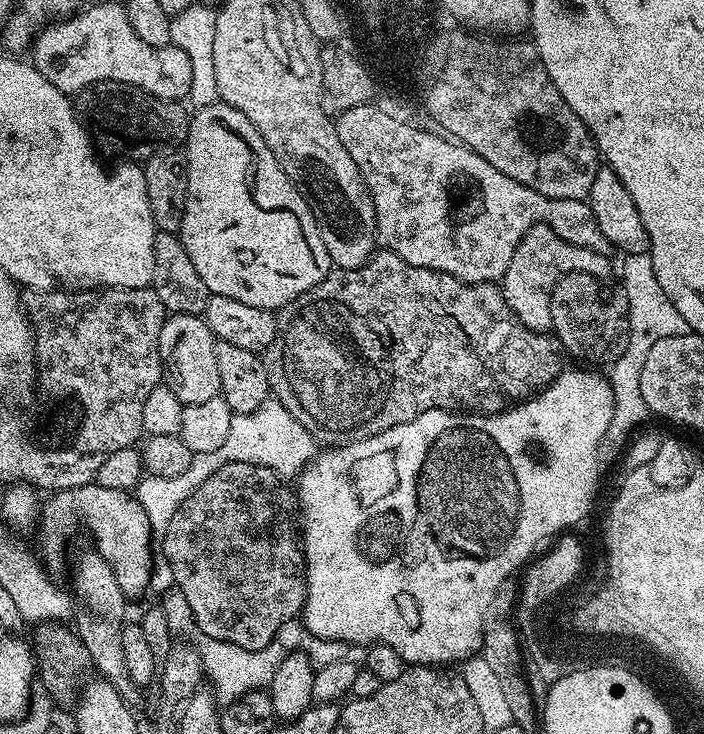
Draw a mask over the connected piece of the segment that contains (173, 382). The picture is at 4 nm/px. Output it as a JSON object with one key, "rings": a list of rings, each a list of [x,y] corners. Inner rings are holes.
{"rings":[[[177,312],[169,315],[160,335],[160,370],[162,384],[183,404],[206,402],[220,395],[216,335],[204,321],[203,315],[191,316]]]}

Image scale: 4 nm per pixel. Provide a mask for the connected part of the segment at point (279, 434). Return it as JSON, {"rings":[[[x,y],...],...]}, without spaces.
{"rings":[[[269,398],[250,414],[233,415],[230,434],[226,434],[226,442],[222,442],[218,450],[195,453],[190,466],[186,466],[186,470],[175,478],[158,480],[147,474],[141,476],[134,495],[142,510],[146,510],[146,518],[150,518],[153,533],[162,534],[166,526],[170,526],[174,510],[178,510],[178,506],[182,506],[182,502],[186,502],[186,498],[190,498],[190,494],[194,494],[194,490],[198,490],[198,486],[202,486],[202,482],[206,482],[206,478],[210,478],[214,470],[230,462],[250,462],[254,466],[266,466],[281,478],[296,478],[317,454],[317,442],[308,433],[306,426],[302,426],[302,422],[298,422],[298,418],[294,418],[294,414],[286,410],[286,406],[282,406],[274,398]]]}

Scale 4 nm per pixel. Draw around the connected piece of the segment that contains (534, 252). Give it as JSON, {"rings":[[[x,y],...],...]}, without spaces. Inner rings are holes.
{"rings":[[[535,224],[524,235],[522,242],[518,242],[518,250],[514,250],[514,258],[510,258],[510,266],[506,266],[506,274],[498,287],[510,310],[514,310],[514,314],[527,328],[535,332],[548,332],[552,326],[550,298],[556,283],[571,272],[590,274],[596,280],[607,281],[607,276],[614,272],[612,262],[609,257],[594,250],[586,250],[558,238],[548,224]]]}

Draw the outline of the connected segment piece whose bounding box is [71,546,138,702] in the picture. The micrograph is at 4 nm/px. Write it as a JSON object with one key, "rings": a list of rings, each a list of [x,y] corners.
{"rings":[[[88,546],[85,552],[76,556],[76,565],[72,568],[72,588],[74,593],[74,631],[80,637],[86,650],[90,650],[92,668],[103,679],[111,682],[124,696],[125,700],[135,701],[138,685],[130,678],[126,670],[126,654],[122,654],[122,630],[126,626],[124,620],[124,591],[114,578],[114,570],[106,558],[97,552],[95,547]]]}

